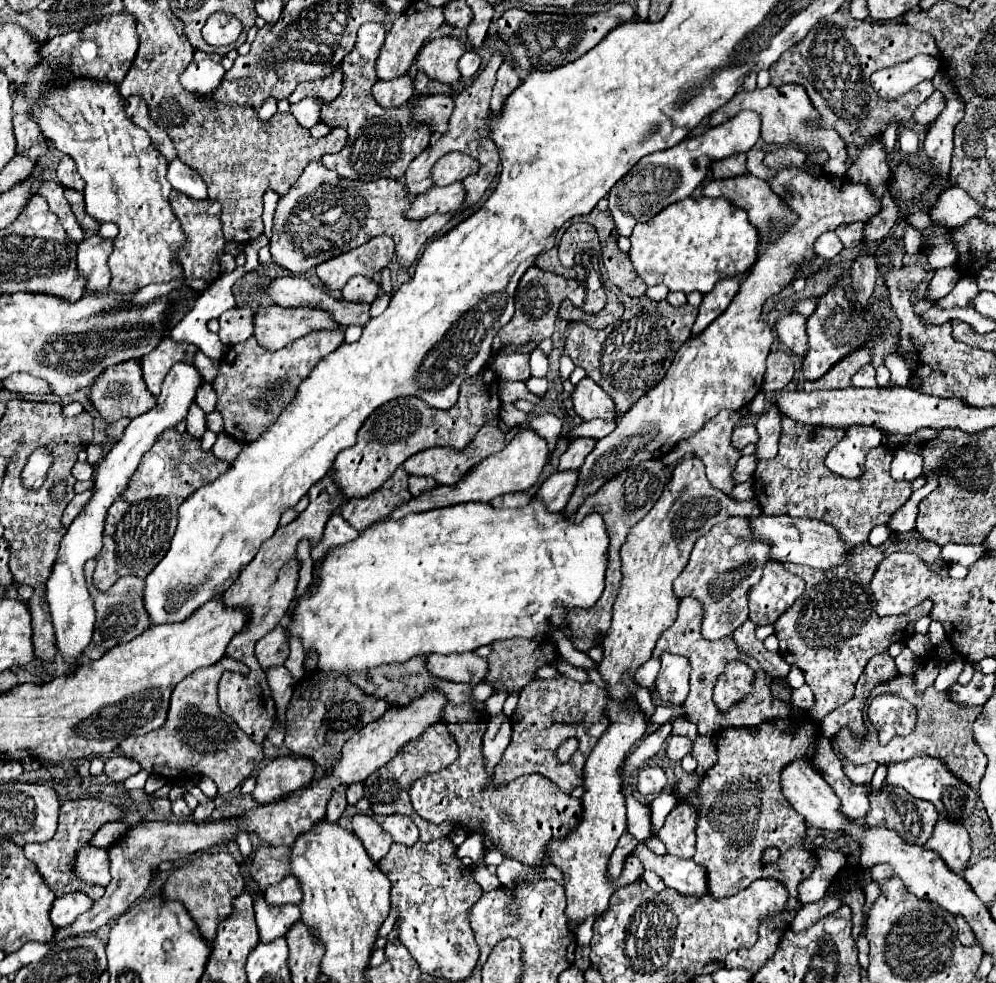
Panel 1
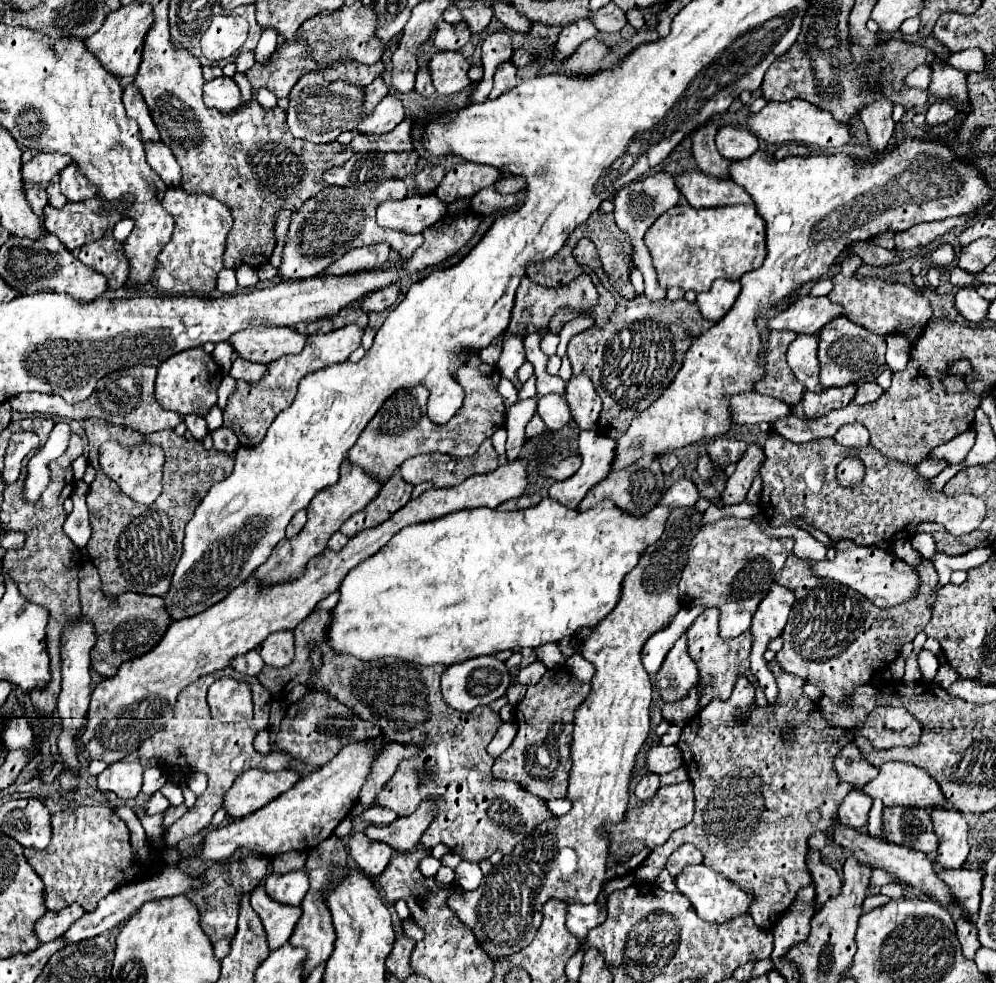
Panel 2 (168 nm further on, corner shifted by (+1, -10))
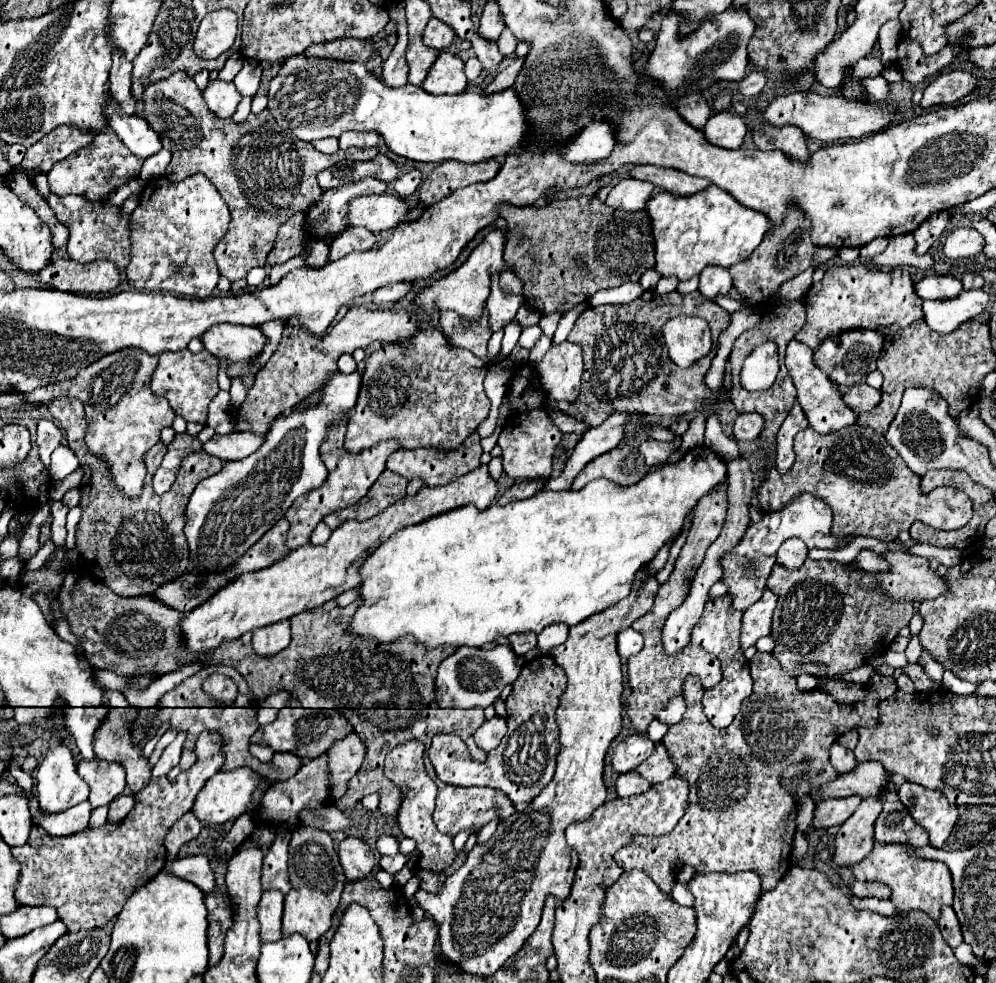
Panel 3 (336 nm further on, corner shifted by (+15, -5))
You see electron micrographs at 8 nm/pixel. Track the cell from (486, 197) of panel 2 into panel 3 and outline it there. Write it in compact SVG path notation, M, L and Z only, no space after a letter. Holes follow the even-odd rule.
M580 196L552 200L542 208L504 206L502 216L510 230L504 262L524 282L526 304L540 314L564 314L600 288L616 288L628 280L640 282L642 274L656 264L652 222L644 208L638 212L614 210L596 196ZM576 260L582 260L584 268Z

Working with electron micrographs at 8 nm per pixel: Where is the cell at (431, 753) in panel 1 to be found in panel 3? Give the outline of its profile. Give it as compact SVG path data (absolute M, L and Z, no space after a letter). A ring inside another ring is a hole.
M350 732L346 738L336 740L328 750L328 772L330 772L330 800L336 802L344 796L350 776L354 776L364 760L364 742Z

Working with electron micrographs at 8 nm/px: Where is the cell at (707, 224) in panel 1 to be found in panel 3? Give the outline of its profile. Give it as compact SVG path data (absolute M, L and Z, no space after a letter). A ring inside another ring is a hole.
M714 184L692 196L658 192L648 200L646 208L652 218L652 234L656 240L656 270L662 276L676 276L678 280L698 276L704 266L722 264L722 268L730 268L746 260L772 228L766 214L742 206L734 196Z

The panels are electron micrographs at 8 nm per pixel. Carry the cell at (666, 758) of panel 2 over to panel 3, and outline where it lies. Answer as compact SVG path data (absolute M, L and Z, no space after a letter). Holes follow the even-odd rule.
M626 736L612 754L612 768L618 774L624 774L628 770L634 770L636 764L640 764L644 758L648 758L654 750L654 742L648 736Z

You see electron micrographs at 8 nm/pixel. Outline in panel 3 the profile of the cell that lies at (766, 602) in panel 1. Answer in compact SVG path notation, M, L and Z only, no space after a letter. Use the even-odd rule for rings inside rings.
M766 590L764 596L760 598L760 602L752 604L742 618L742 650L746 650L748 646L756 644L758 638L768 636L770 634L770 626L772 626L772 612L776 608L776 596Z

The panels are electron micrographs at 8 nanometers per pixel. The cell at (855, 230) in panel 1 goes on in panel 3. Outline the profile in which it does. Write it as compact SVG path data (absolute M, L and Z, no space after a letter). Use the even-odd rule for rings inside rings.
M901 234L894 236L888 242L888 248L874 258L874 264L880 268L896 268L896 266L918 266L922 270L933 268L935 264L933 257L926 253L918 256L914 251L916 246L913 234Z

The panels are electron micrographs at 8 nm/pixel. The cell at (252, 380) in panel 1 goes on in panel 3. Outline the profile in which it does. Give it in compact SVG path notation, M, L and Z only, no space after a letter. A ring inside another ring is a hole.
M350 306L346 316L334 324L326 334L316 336L308 332L306 328L294 328L284 326L282 342L274 356L260 368L256 374L256 382L248 392L246 402L240 406L240 410L234 416L236 432L256 432L266 434L270 428L270 422L290 412L296 404L306 400L314 390L318 390L324 380L332 376L332 372L338 370L336 362L342 354L352 354L356 348L366 348L372 342L396 342L396 340L408 340L416 334L420 328L420 320L416 314L410 314L406 310L368 310L364 306Z

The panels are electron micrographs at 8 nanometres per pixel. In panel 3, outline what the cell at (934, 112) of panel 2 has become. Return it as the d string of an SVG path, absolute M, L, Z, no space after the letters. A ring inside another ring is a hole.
M946 70L926 86L920 106L928 108L934 104L954 104L964 96L968 96L976 88L976 84L978 84L978 78L972 72Z

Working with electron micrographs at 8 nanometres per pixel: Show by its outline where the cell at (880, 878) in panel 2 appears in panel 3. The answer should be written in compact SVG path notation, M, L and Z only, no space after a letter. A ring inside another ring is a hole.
M876 844L868 858L860 860L856 866L850 868L856 880L880 880L890 886L892 890L892 904L900 912L912 912L922 910L934 920L940 916L942 904L952 904L954 888L952 888L952 876L944 862L912 856L902 844Z

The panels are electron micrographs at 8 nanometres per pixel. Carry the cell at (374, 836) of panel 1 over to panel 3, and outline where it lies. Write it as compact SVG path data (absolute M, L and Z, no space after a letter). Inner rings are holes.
M348 836L340 844L338 854L340 854L340 864L344 868L348 882L356 882L356 880L366 878L376 864L376 856L370 850L370 846L354 836Z

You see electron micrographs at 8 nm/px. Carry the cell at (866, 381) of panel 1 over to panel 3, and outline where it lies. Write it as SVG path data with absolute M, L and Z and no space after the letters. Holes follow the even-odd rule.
M858 384L850 386L848 392L844 394L844 402L854 410L854 412L868 412L880 404L880 390L868 386L868 384Z

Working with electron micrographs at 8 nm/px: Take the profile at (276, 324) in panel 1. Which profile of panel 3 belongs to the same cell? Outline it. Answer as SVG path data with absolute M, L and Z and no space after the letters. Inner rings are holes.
M216 324L200 338L204 348L216 356L230 362L242 362L254 358L262 352L266 338L256 326L238 324Z

